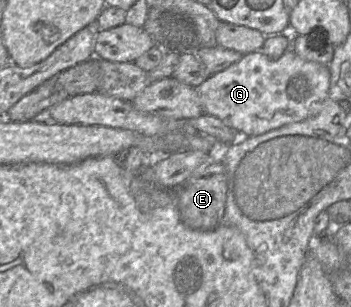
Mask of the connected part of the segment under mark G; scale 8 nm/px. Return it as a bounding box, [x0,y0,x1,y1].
[196,49,329,136]

